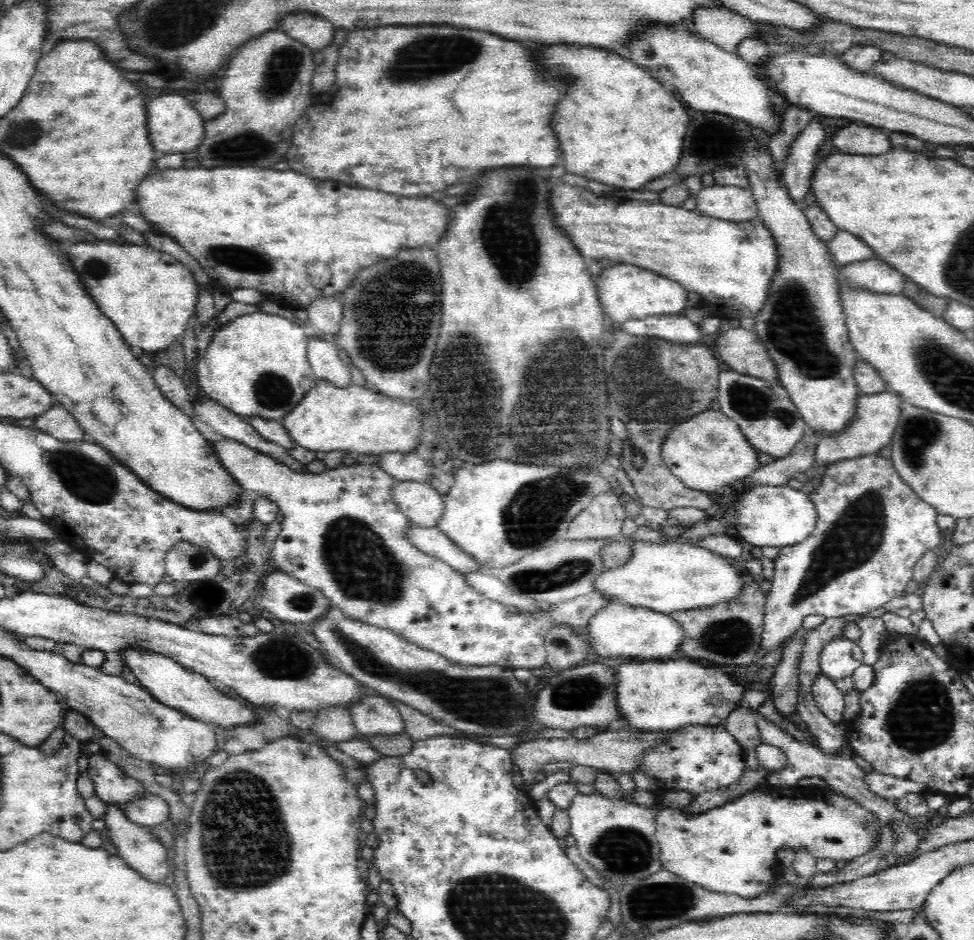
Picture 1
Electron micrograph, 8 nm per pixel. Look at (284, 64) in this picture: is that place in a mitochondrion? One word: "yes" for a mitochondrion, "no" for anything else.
yes

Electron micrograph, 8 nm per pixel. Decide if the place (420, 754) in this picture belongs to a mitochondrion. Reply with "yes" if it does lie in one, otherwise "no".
no

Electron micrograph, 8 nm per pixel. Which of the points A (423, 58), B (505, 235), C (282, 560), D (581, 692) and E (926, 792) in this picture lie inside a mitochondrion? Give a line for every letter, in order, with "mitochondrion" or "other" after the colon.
A: mitochondrion
B: mitochondrion
C: other
D: mitochondrion
E: other

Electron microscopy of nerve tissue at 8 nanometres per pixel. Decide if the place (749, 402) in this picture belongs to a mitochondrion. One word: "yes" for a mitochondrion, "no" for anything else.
yes

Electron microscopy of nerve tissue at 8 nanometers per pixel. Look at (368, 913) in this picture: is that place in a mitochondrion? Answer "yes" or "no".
no

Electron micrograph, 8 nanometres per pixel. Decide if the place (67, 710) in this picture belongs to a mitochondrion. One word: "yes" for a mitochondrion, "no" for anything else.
no

